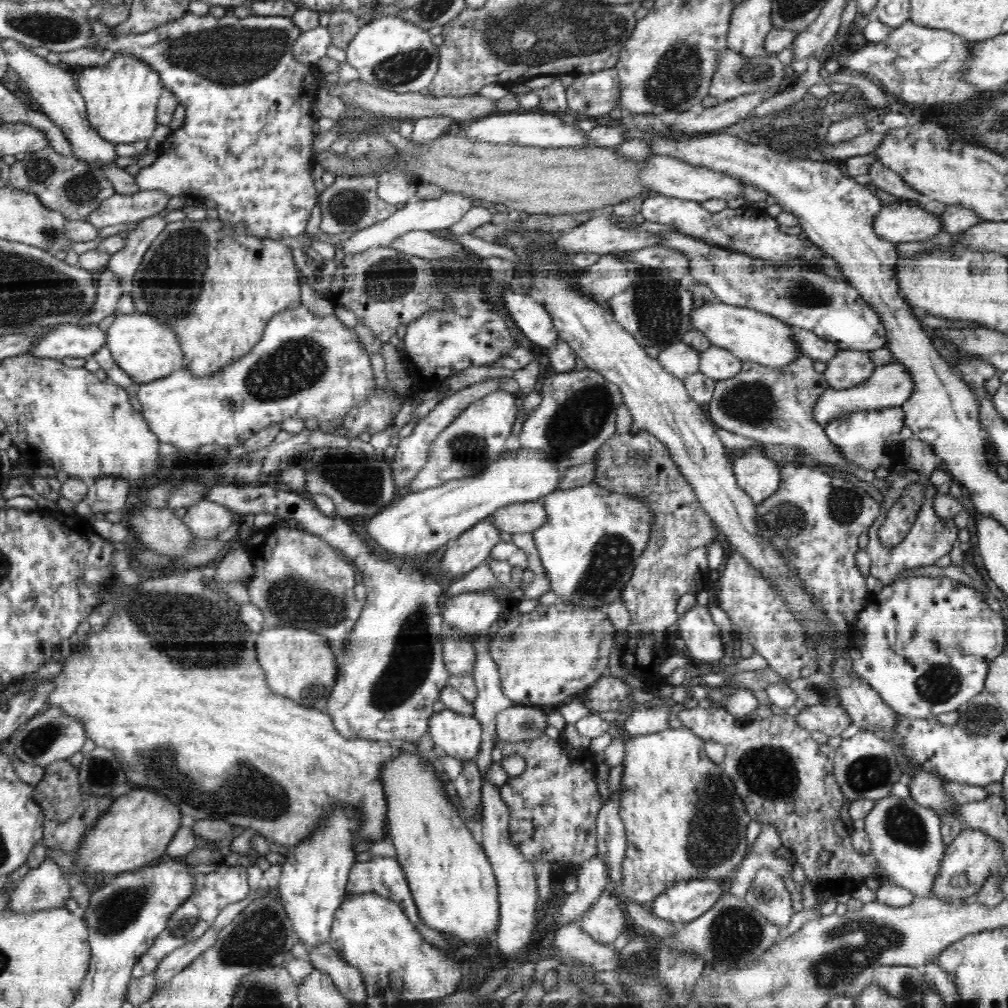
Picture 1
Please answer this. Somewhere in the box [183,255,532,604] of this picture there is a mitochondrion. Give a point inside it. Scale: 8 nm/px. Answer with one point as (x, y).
(294, 367)

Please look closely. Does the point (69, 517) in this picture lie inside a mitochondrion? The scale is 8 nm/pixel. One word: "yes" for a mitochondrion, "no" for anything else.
no

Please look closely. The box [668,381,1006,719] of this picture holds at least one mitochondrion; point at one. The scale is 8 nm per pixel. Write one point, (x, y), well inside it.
(939, 684)

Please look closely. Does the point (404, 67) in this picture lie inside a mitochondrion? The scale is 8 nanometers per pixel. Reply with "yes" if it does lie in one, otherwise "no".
yes

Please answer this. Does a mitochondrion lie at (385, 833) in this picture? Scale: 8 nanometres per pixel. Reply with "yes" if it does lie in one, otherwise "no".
no

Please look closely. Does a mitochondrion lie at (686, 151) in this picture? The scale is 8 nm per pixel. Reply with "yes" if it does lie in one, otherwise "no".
no

